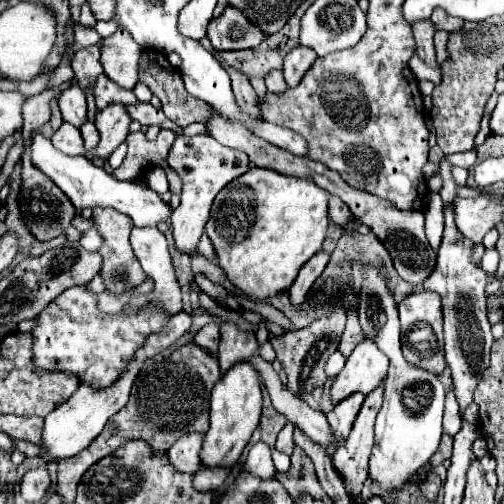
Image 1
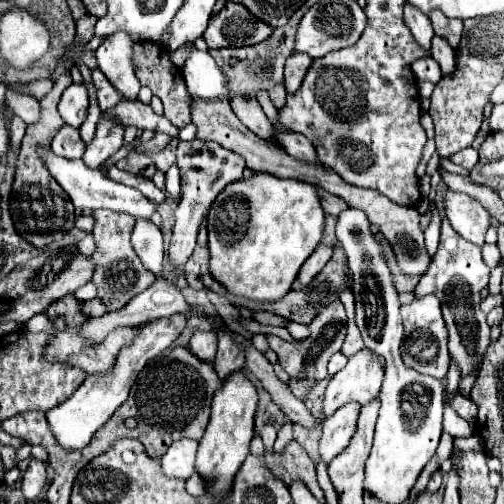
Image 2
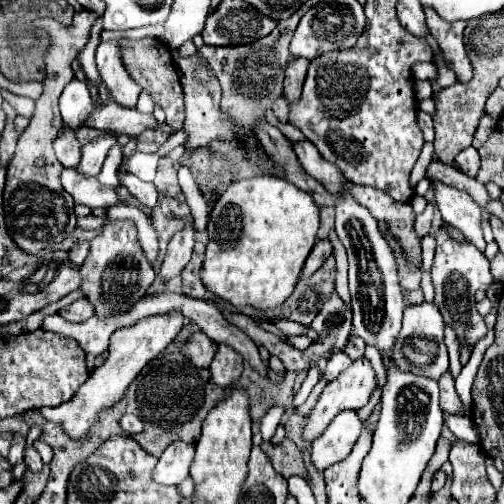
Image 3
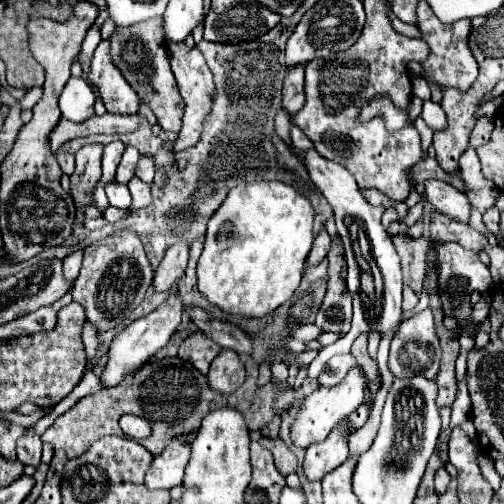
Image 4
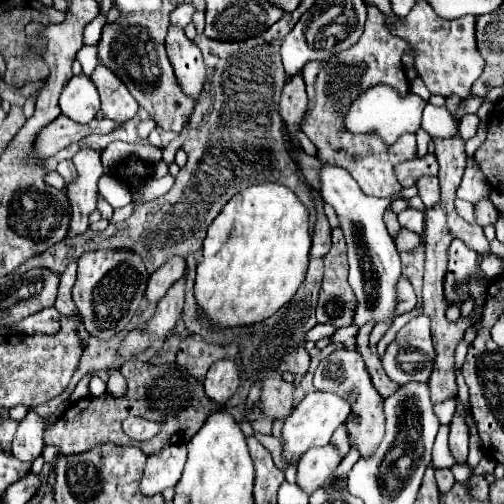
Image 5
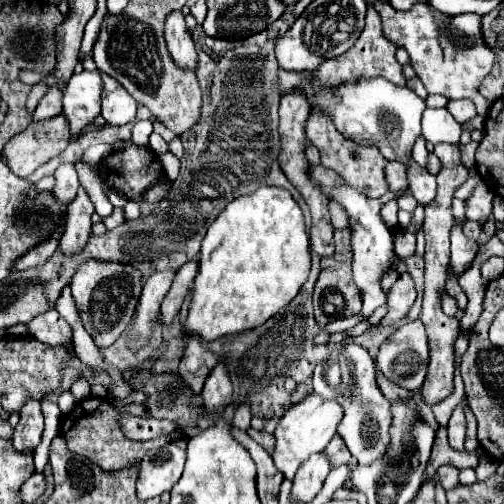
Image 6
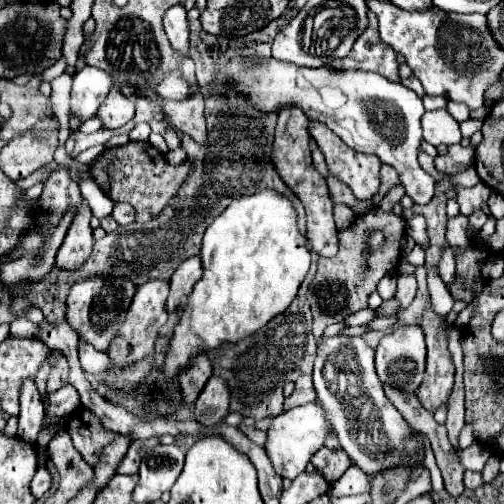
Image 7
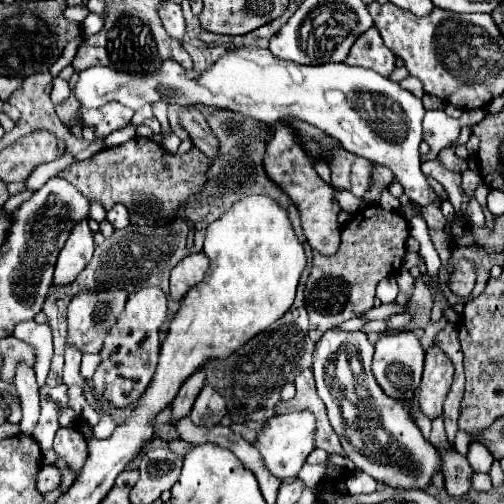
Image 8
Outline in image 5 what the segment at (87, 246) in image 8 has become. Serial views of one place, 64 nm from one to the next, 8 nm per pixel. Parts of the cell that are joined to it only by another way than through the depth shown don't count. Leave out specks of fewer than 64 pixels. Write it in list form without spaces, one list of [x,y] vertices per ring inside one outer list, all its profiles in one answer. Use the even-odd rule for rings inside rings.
[[[92,148],[80,150],[74,156],[74,166],[78,168],[78,180],[68,188],[70,200],[70,228],[68,236],[76,236],[88,230],[88,216],[96,210],[98,196],[98,178],[104,174],[100,154]]]

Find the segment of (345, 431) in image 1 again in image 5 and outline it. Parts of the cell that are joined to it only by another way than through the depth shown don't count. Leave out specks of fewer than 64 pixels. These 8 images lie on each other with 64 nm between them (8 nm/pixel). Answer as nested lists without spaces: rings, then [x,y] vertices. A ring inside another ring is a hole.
[[[332,444],[322,448],[310,448],[298,462],[298,474],[296,474],[298,488],[302,488],[310,496],[314,490],[322,488],[328,482],[330,474],[336,470],[338,464],[340,456]]]

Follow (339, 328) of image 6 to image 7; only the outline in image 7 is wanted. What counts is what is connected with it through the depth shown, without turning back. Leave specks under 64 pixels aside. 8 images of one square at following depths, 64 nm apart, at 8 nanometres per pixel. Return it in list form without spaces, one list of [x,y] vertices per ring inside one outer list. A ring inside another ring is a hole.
[[[364,308],[364,310],[348,316],[348,318],[344,320],[344,324],[348,324],[348,326],[364,326],[364,324],[372,322],[376,316],[378,316],[378,310],[374,310],[374,308]]]

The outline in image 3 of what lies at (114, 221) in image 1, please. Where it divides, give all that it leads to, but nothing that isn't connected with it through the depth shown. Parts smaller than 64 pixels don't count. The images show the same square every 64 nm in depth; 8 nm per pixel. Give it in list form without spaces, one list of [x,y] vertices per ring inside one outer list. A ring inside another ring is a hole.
[[[106,216],[102,232],[90,242],[90,254],[82,264],[82,272],[84,280],[80,290],[88,300],[92,300],[92,306],[96,308],[94,316],[102,320],[118,312],[128,312],[128,308],[146,294],[148,286],[156,278],[152,264],[144,260],[144,252],[140,252],[140,244],[136,244],[136,226],[130,220],[112,222]]]

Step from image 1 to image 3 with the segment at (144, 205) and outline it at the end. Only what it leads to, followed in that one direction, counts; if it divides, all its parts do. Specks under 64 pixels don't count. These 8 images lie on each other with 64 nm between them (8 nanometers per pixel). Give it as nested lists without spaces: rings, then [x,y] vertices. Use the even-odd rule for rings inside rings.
[[[76,170],[62,172],[62,186],[74,198],[76,204],[86,204],[90,208],[100,208],[100,206],[108,208],[118,204],[118,196],[114,188],[102,186],[98,184],[96,178],[86,178]]]

